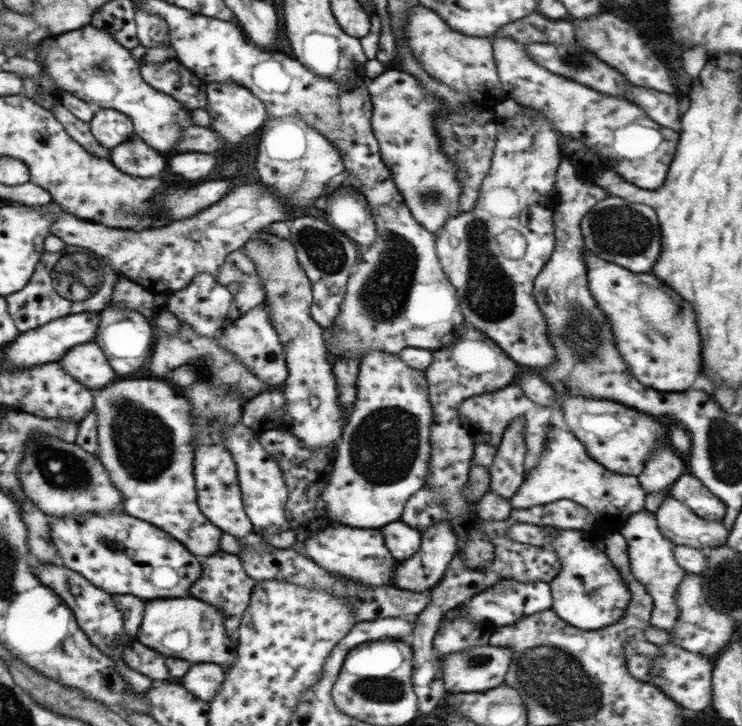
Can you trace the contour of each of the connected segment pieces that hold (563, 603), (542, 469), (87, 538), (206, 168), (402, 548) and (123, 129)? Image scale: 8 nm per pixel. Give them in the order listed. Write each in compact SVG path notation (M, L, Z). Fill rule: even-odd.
M556 527L552 544L542 548L556 551L560 561L560 572L549 582L552 589L551 608L558 617L576 628L590 631L616 624L624 616L630 604L631 590L622 579L618 567L606 554L606 543L602 536L595 538L591 536L590 530L564 530Z
M556 426L548 428L538 466L528 473L530 476L524 477L518 493L510 498L512 513L568 499L586 507L598 523L616 529L634 512L645 508L646 493L637 476L621 475L606 469L589 455L584 443L574 433Z
M128 513L121 514L90 514L74 516L50 516L50 535L56 545L58 557L64 566L72 569L88 581L113 595L131 594L142 600L180 598L188 594L188 588L202 576L204 568L198 564L196 556L181 543L170 536L165 530L149 521L140 520Z
M185 152L170 158L168 164L172 172L175 172L180 178L198 180L198 178L206 178L216 168L217 157L218 154Z
M402 521L381 527L384 544L395 560L406 560L420 550L422 533Z
M100 109L89 122L93 136L104 148L112 150L134 139L137 126L123 112Z

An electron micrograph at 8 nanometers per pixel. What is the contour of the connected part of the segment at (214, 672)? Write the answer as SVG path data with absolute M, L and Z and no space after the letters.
M212 662L191 663L188 672L180 677L180 680L184 681L186 690L199 700L212 703L226 680L224 672L225 669L222 666Z

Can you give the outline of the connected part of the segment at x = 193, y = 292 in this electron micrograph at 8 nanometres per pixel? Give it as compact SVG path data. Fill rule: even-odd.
M202 272L196 276L189 287L170 294L168 307L178 320L190 323L196 333L200 333L204 337L212 337L223 328L232 300L234 300L234 295L226 285L220 285L214 275Z

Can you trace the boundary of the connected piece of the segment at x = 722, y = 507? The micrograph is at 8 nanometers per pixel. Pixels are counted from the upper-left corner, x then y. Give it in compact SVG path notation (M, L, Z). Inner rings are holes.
M682 474L674 481L672 496L676 500L682 500L700 518L710 520L725 518L726 504L692 474Z

